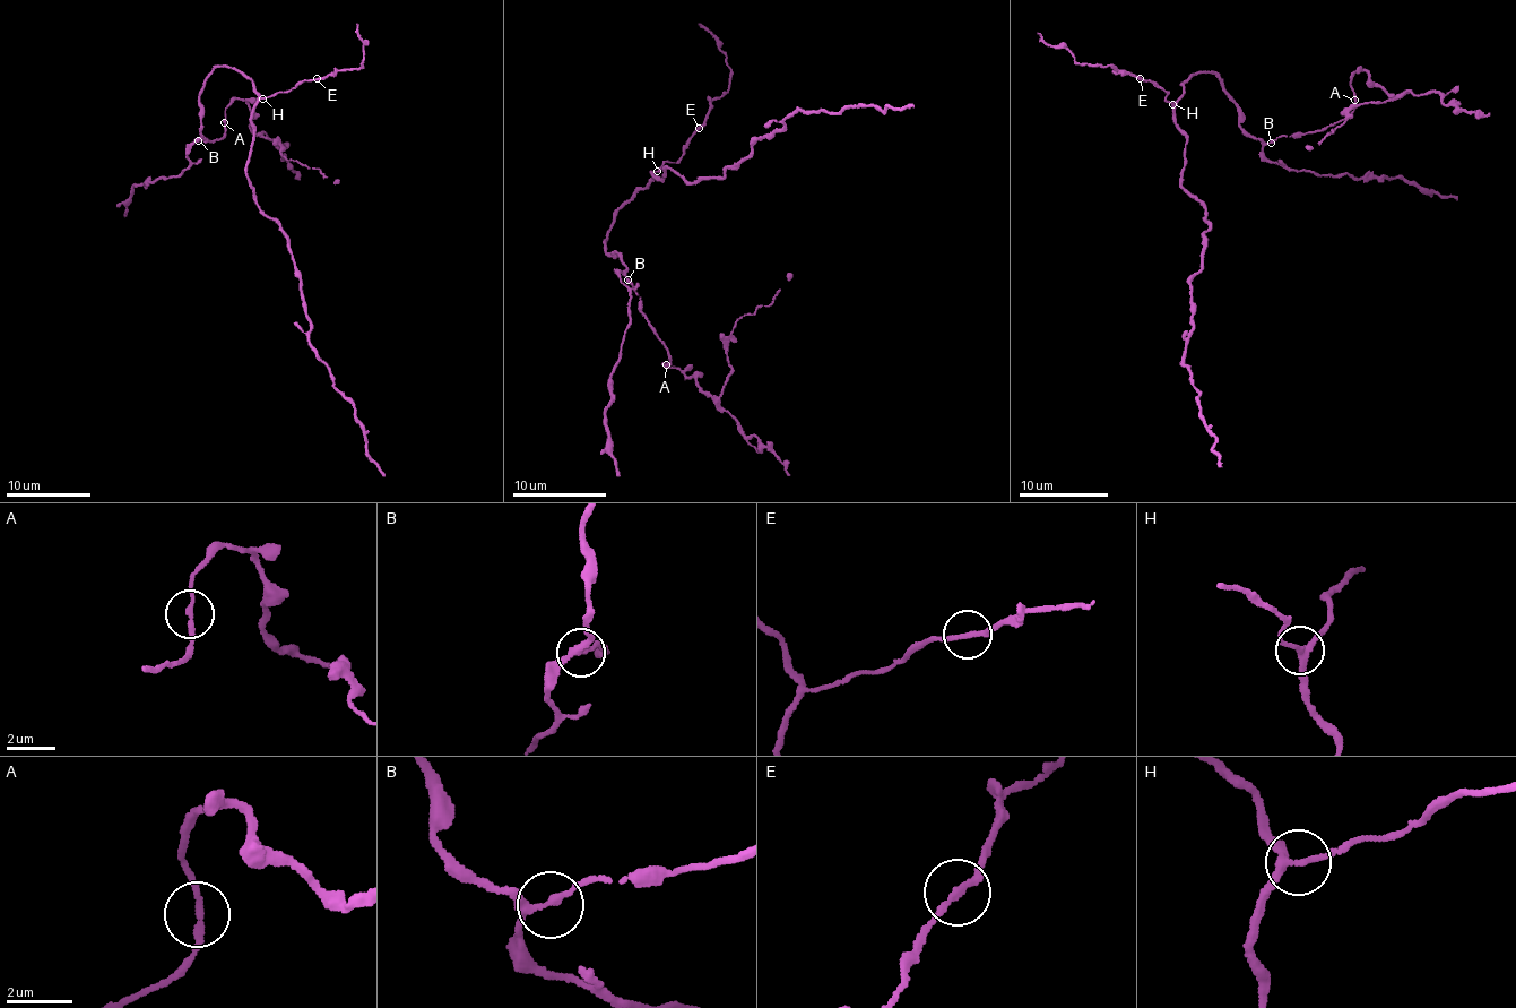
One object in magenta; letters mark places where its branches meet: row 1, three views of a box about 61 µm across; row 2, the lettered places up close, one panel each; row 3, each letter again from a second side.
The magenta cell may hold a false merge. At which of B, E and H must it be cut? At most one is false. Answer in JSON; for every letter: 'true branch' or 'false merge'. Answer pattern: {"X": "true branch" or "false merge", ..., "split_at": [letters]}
{"B": "true branch", "E": "true branch", "H": "true branch", "split_at": []}

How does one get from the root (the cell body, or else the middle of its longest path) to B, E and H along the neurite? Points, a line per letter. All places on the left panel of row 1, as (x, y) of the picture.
B: (244, 76), (223, 65), (208, 76), (199, 100), (202, 132), (198, 140)
E: (244, 76), (262, 98), (274, 92), (287, 93), (303, 80), (315, 79)
H: (244, 76), (262, 98)

